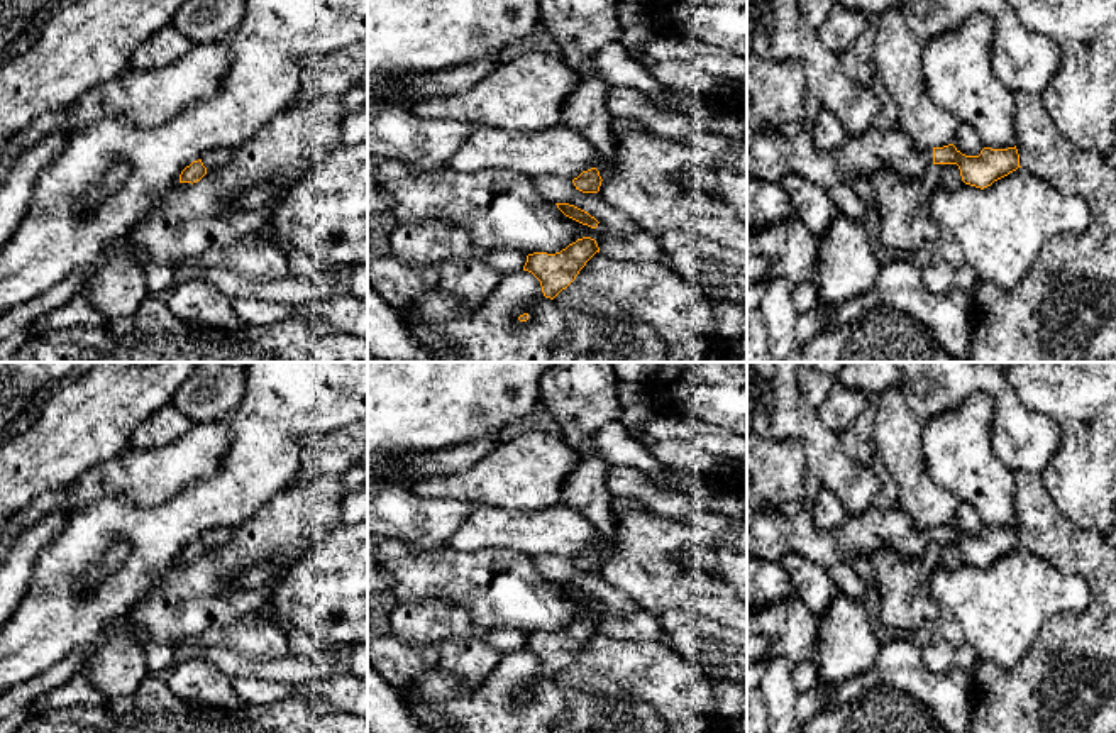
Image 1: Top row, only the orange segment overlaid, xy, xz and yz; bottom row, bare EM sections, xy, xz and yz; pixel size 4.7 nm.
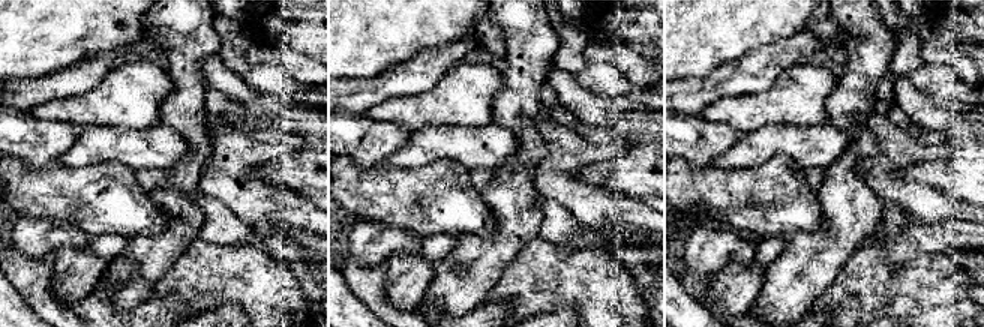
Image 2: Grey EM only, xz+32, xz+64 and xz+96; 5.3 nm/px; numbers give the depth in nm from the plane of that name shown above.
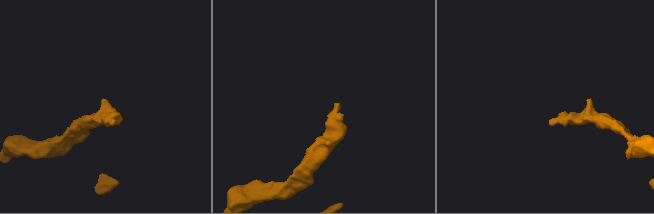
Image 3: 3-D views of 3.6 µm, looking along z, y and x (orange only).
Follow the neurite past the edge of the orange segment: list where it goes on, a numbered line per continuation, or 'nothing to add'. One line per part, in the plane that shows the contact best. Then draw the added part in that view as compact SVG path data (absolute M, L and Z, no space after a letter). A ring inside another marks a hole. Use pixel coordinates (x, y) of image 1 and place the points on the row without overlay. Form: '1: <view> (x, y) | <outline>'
1: yz (771, 535) | M747 504L747 554L757 559L781 560L798 554L830 569L835 562L869 557L884 543L901 555L918 555L933 543L933 526L916 528L899 506L872 506L848 516L842 526L818 530L809 511L789 518L771 506Z

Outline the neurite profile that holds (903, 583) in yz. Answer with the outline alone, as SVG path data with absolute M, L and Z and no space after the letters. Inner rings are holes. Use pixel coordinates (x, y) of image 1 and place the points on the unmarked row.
M884 543L869 559L876 572L882 623L911 635L935 625L943 609L930 592L935 569L959 569L964 564L957 543L931 543L913 557Z

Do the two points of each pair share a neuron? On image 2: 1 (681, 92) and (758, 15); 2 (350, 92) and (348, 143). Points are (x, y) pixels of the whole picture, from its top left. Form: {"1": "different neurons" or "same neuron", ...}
{"1": "different neurons", "2": "different neurons"}

